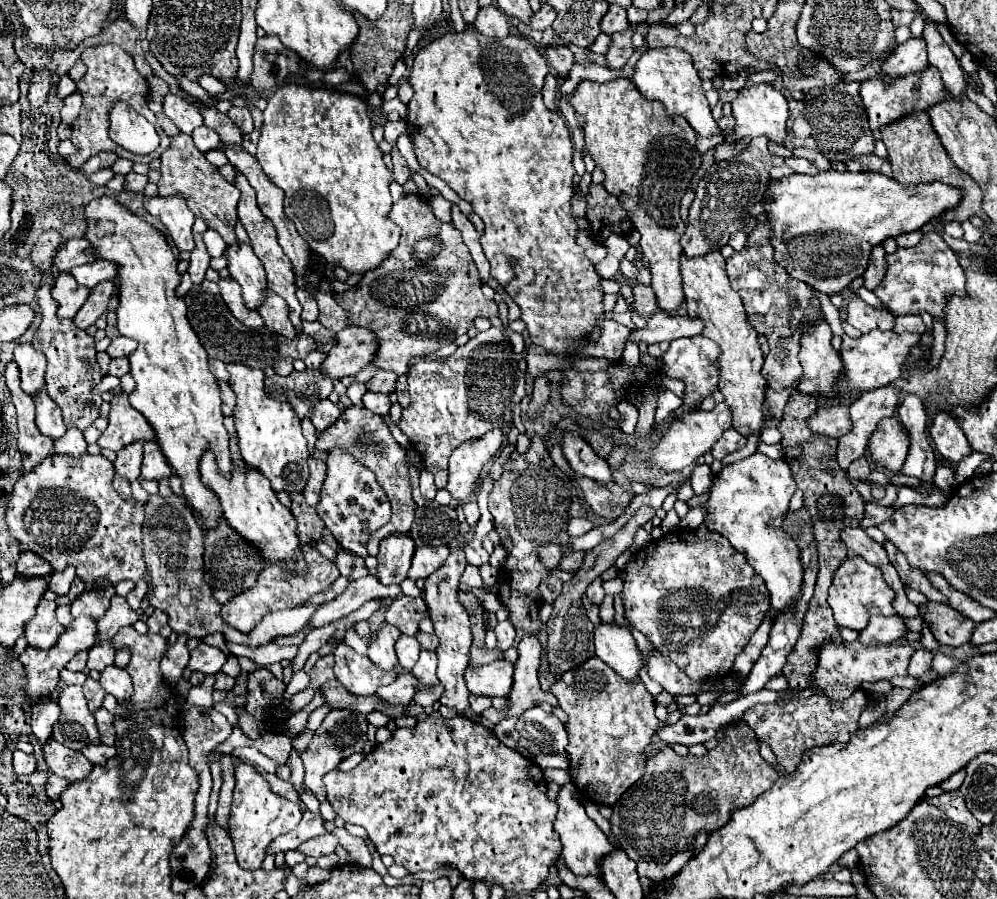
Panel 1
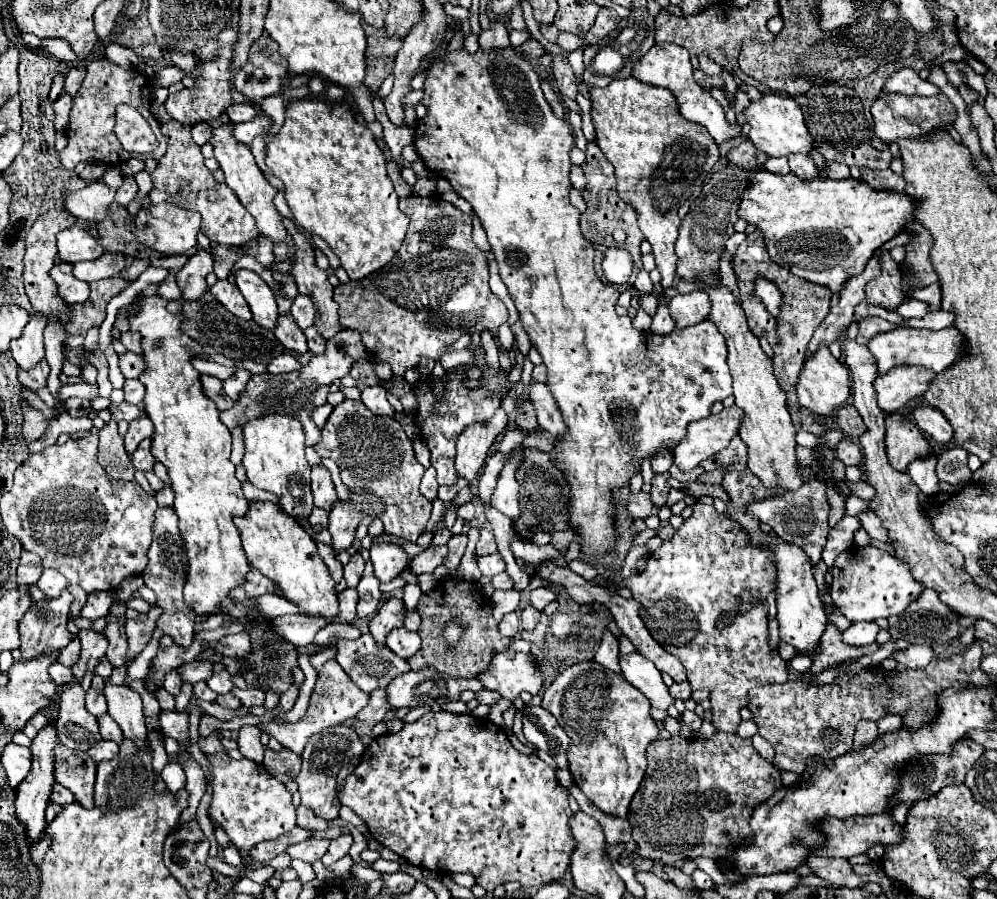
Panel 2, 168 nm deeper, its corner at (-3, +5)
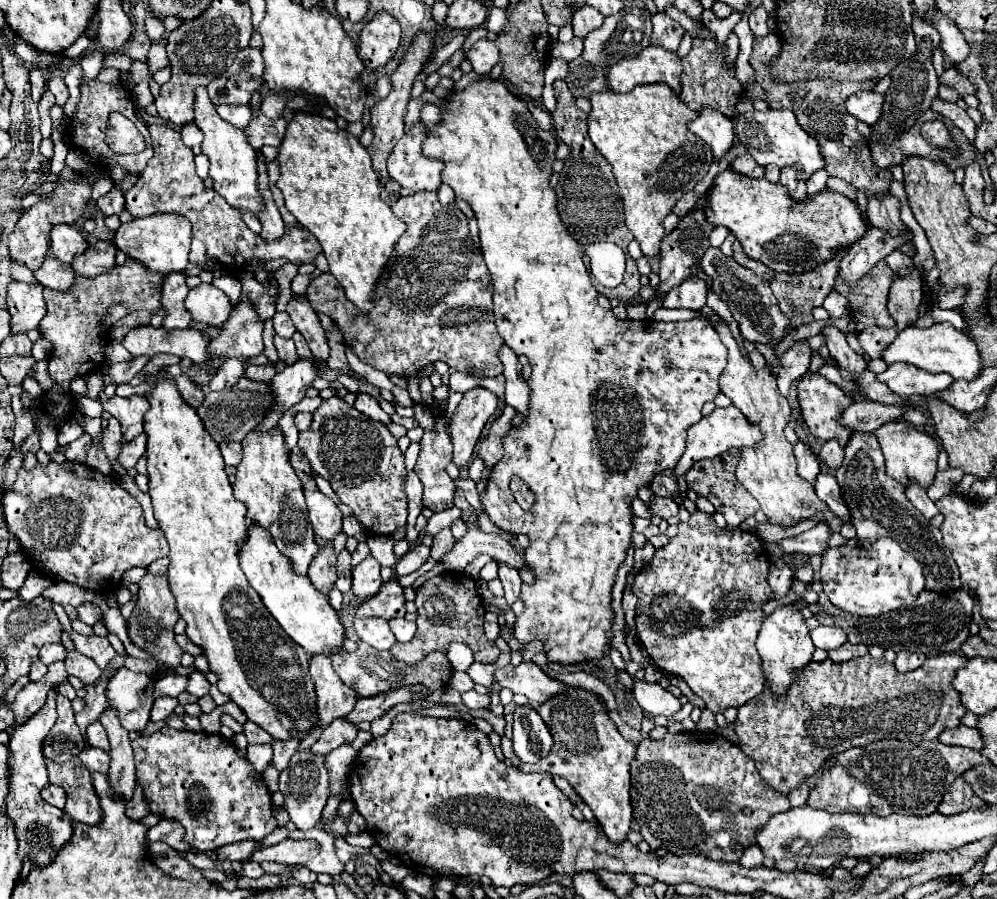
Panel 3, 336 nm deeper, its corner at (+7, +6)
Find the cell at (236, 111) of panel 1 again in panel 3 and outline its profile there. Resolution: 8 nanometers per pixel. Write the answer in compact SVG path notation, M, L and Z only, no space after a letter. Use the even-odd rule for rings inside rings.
M218 105L216 111L224 121L232 123L238 129L244 129L248 125L250 113L252 113L250 105Z

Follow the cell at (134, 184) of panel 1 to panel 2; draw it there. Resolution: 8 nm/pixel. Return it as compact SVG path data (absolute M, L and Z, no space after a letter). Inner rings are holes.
M126 176L124 184L116 190L116 202L126 208L130 204L130 200L134 200L136 194L138 194L138 184L134 182L132 176Z

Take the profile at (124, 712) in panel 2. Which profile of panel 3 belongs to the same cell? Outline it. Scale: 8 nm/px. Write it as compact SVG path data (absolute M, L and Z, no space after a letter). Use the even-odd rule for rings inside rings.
M106 707L100 715L100 723L104 725L110 739L110 781L118 795L132 797L136 787L136 765L134 765L134 749L130 745L128 731L120 725L118 711L114 707Z

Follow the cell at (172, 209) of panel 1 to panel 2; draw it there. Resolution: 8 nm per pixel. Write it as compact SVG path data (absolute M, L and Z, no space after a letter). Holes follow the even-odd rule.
M146 204L136 214L134 222L136 222L136 234L134 236L146 248L152 248L164 256L184 254L188 258L198 252L198 244L196 244L196 236L200 232L200 214L198 212L182 210L174 204Z

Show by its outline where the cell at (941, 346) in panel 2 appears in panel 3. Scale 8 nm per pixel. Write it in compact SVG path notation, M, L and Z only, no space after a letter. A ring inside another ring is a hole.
M934 323L932 327L906 327L898 333L898 337L882 351L882 359L886 365L894 361L904 361L910 365L916 365L920 369L926 369L930 373L948 373L954 379L976 379L980 373L980 357L978 347L970 339L968 333L958 331L950 323Z

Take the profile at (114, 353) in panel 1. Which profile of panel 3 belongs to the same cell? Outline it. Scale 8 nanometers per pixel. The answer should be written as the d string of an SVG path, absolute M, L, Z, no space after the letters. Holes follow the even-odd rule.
M136 327L122 339L122 345L134 355L154 357L160 353L172 353L178 357L188 357L192 363L202 363L208 359L206 347L208 337L196 329L164 329L164 327Z

